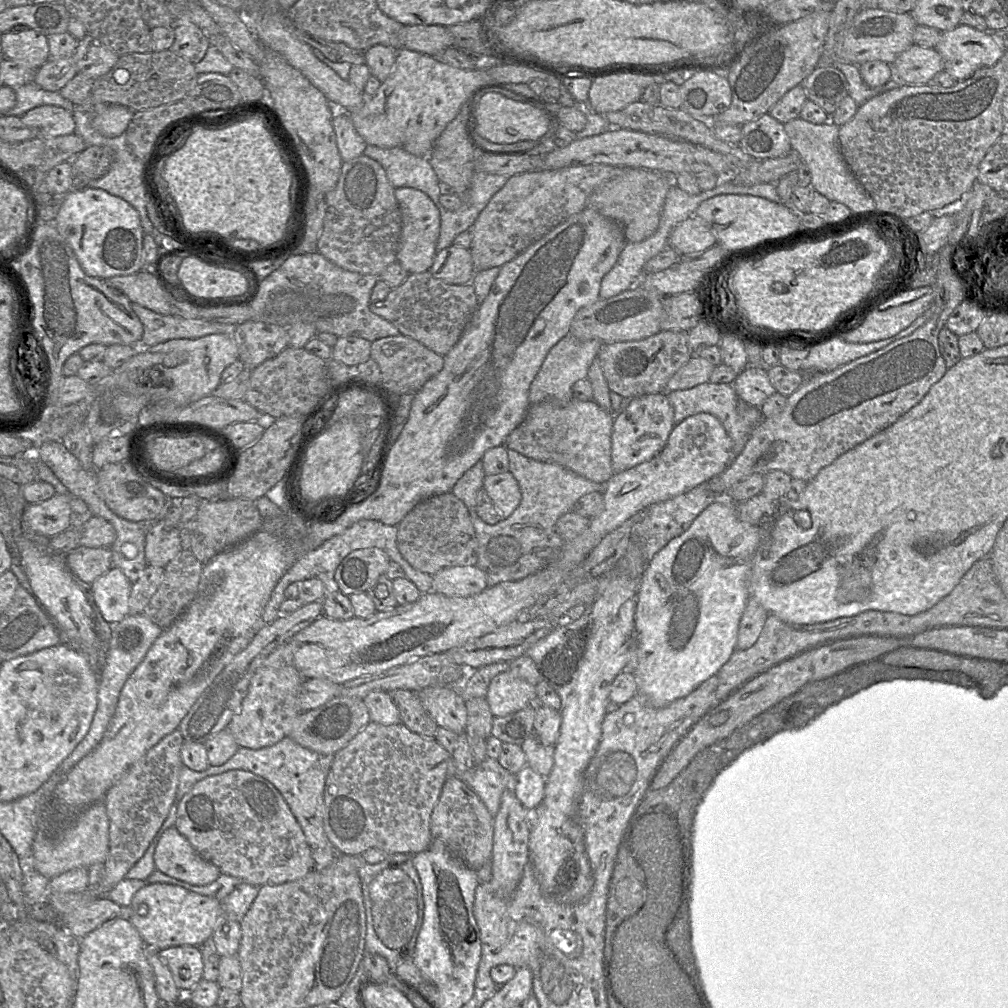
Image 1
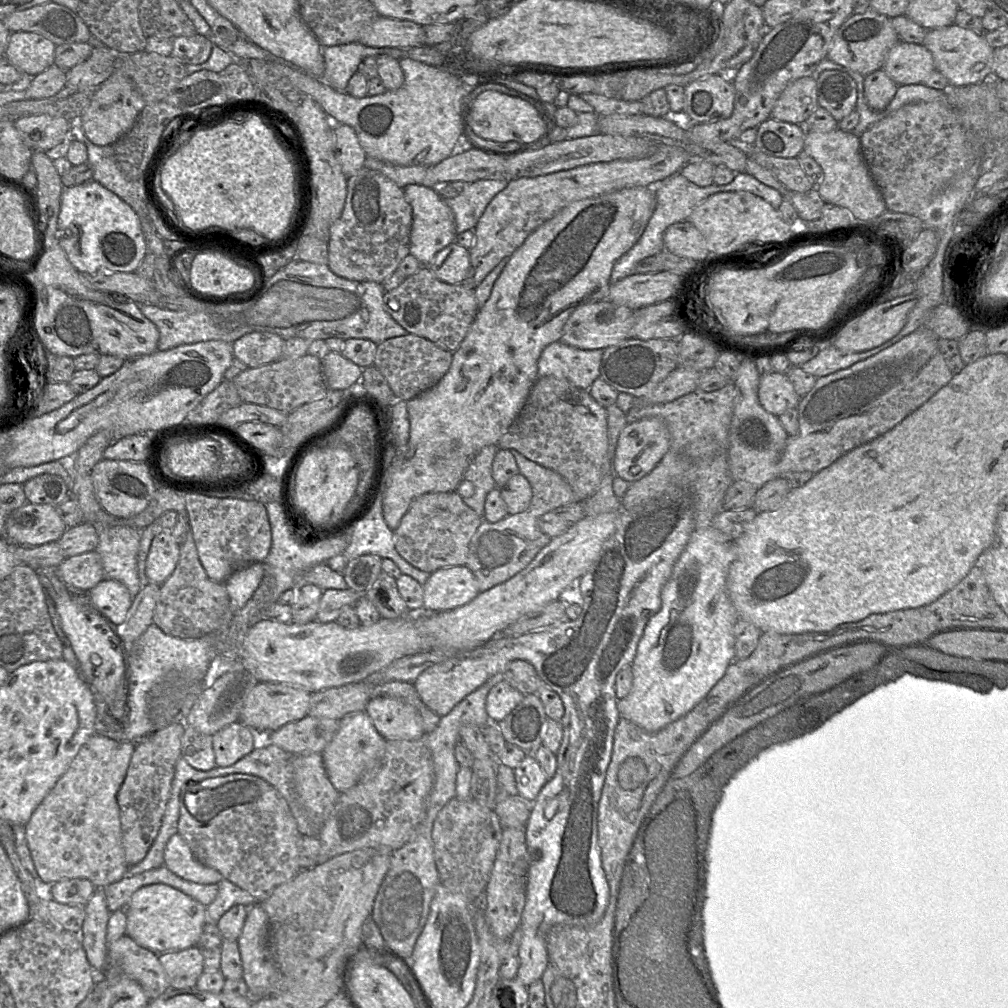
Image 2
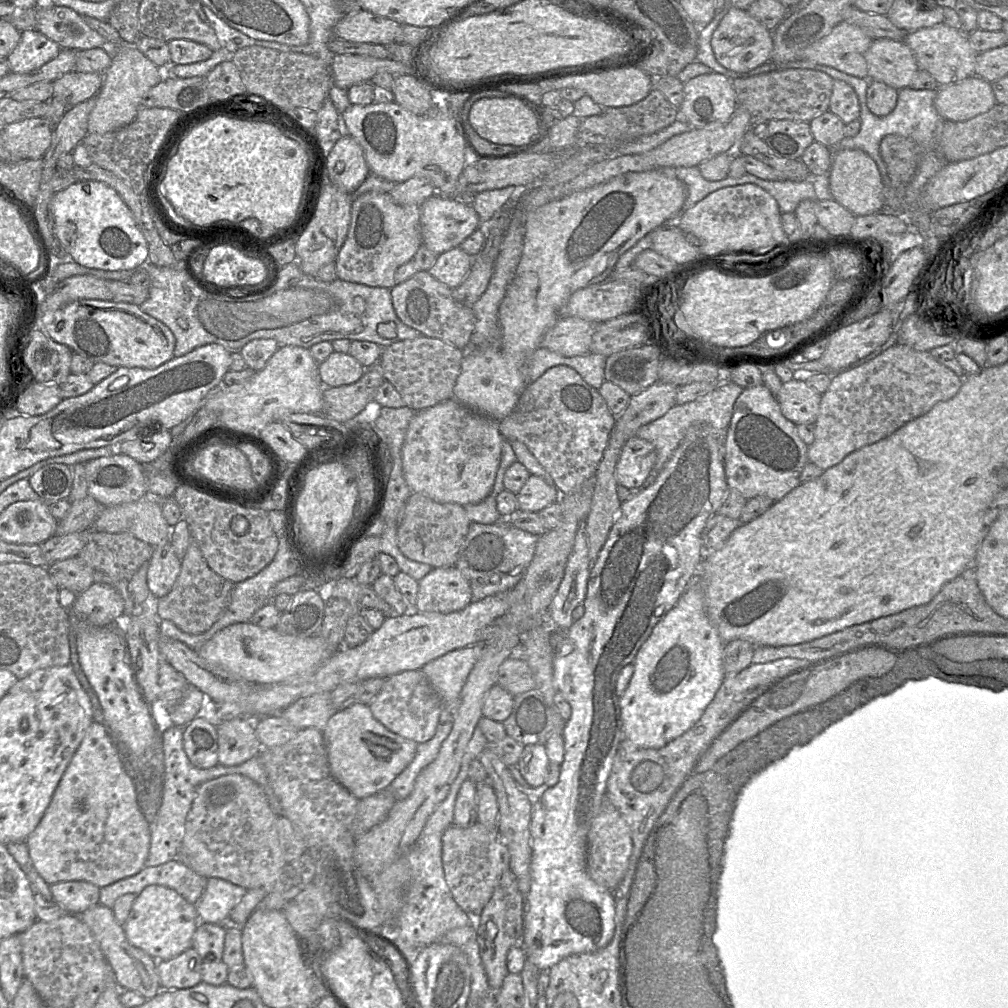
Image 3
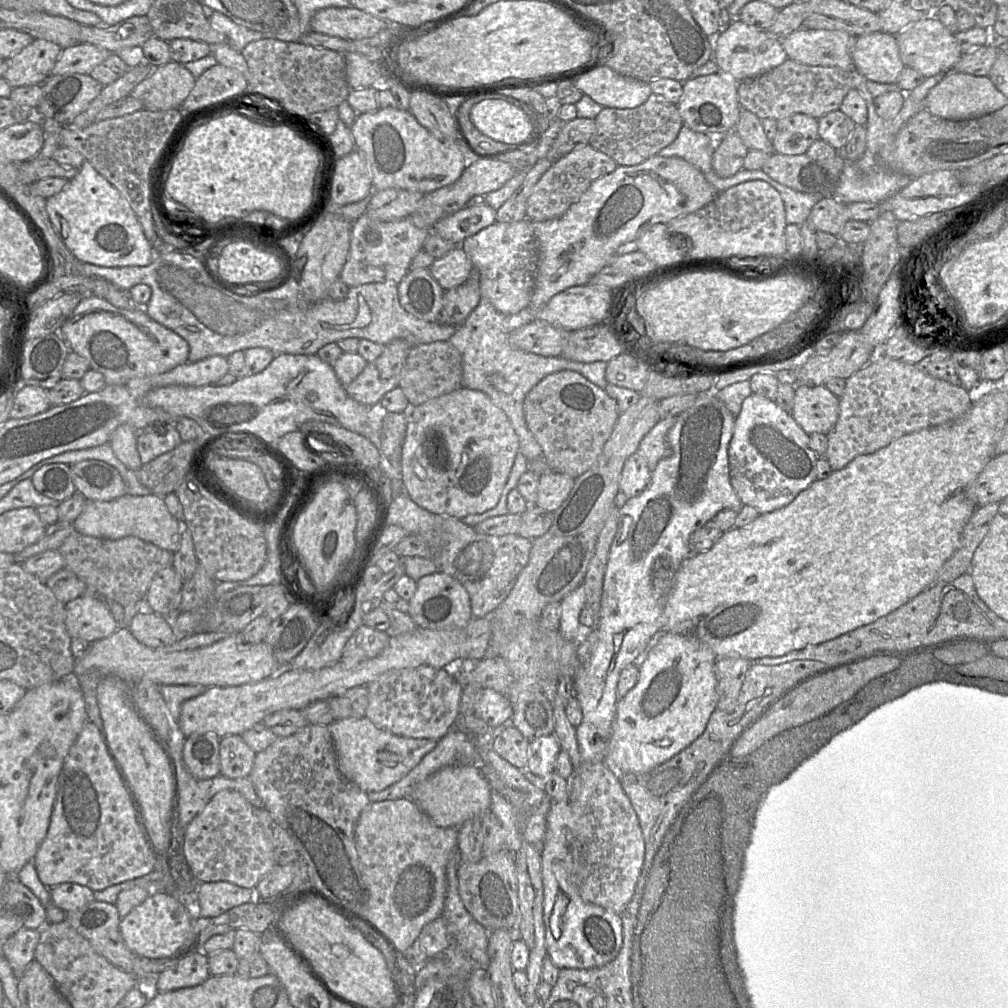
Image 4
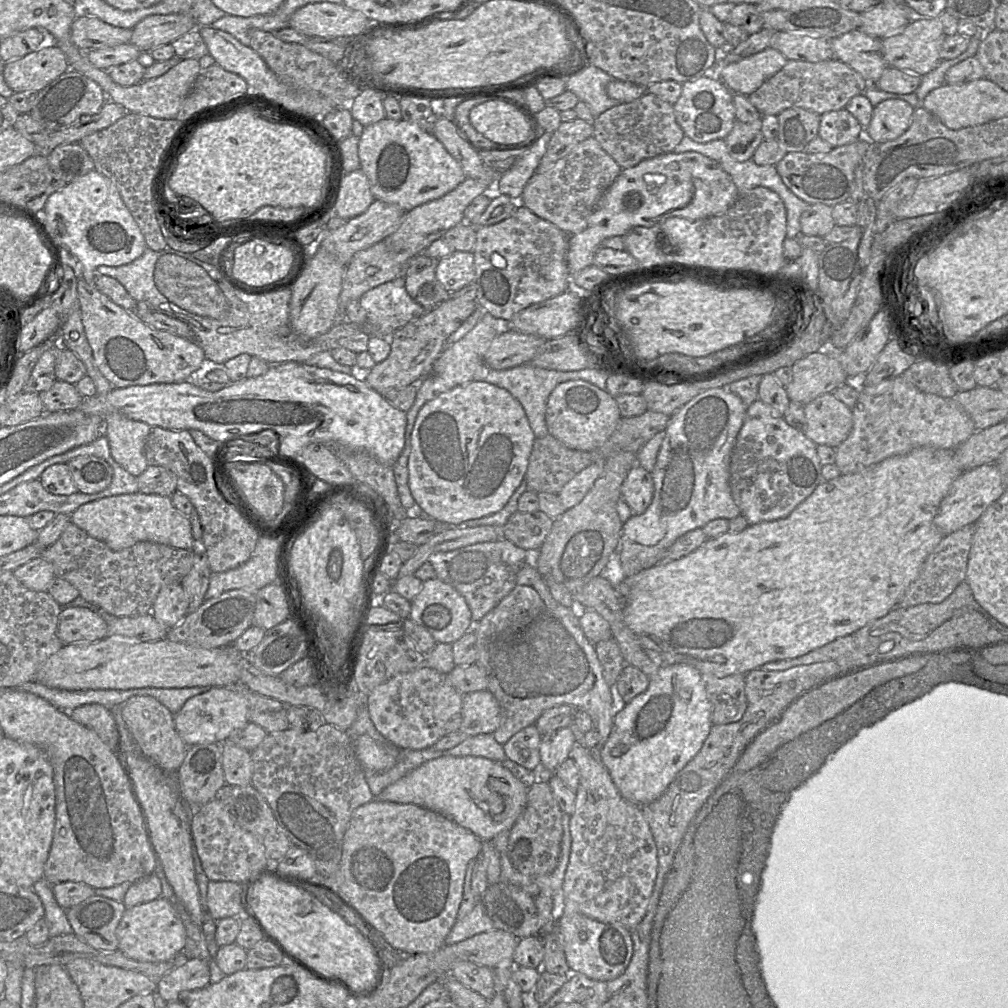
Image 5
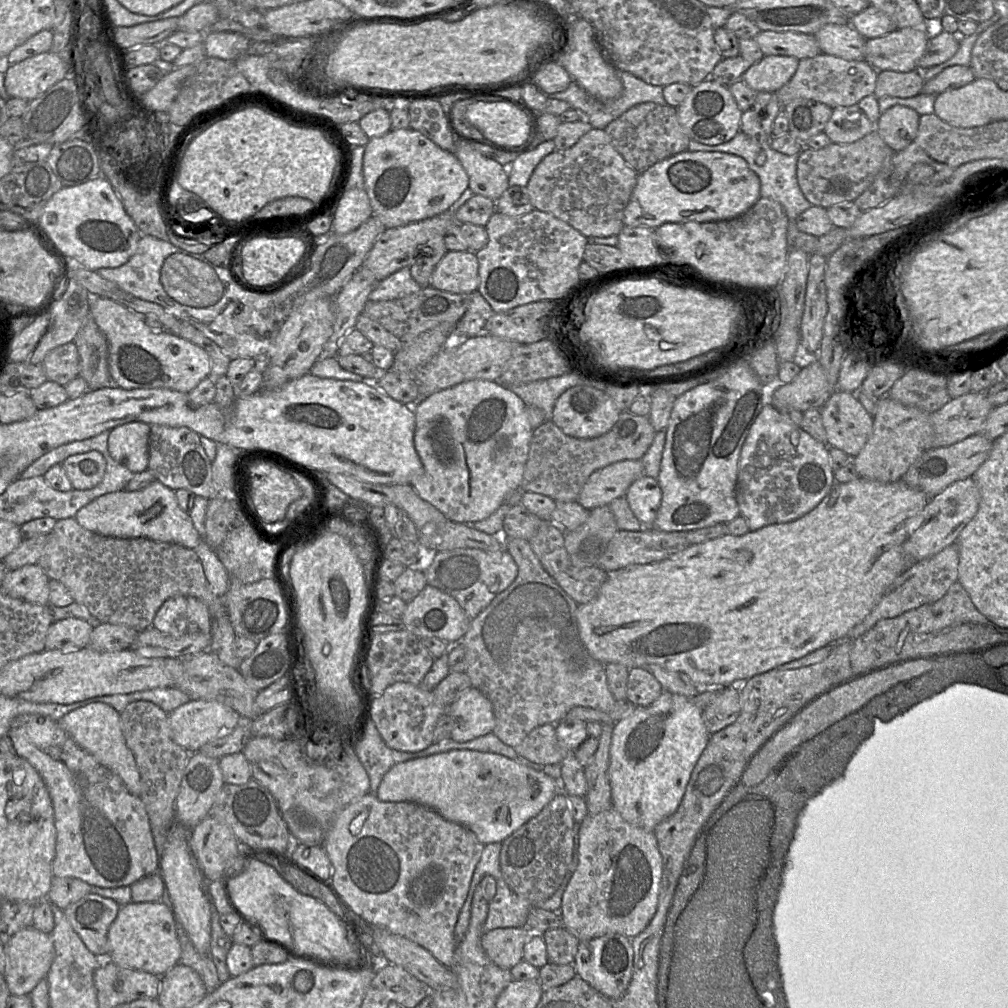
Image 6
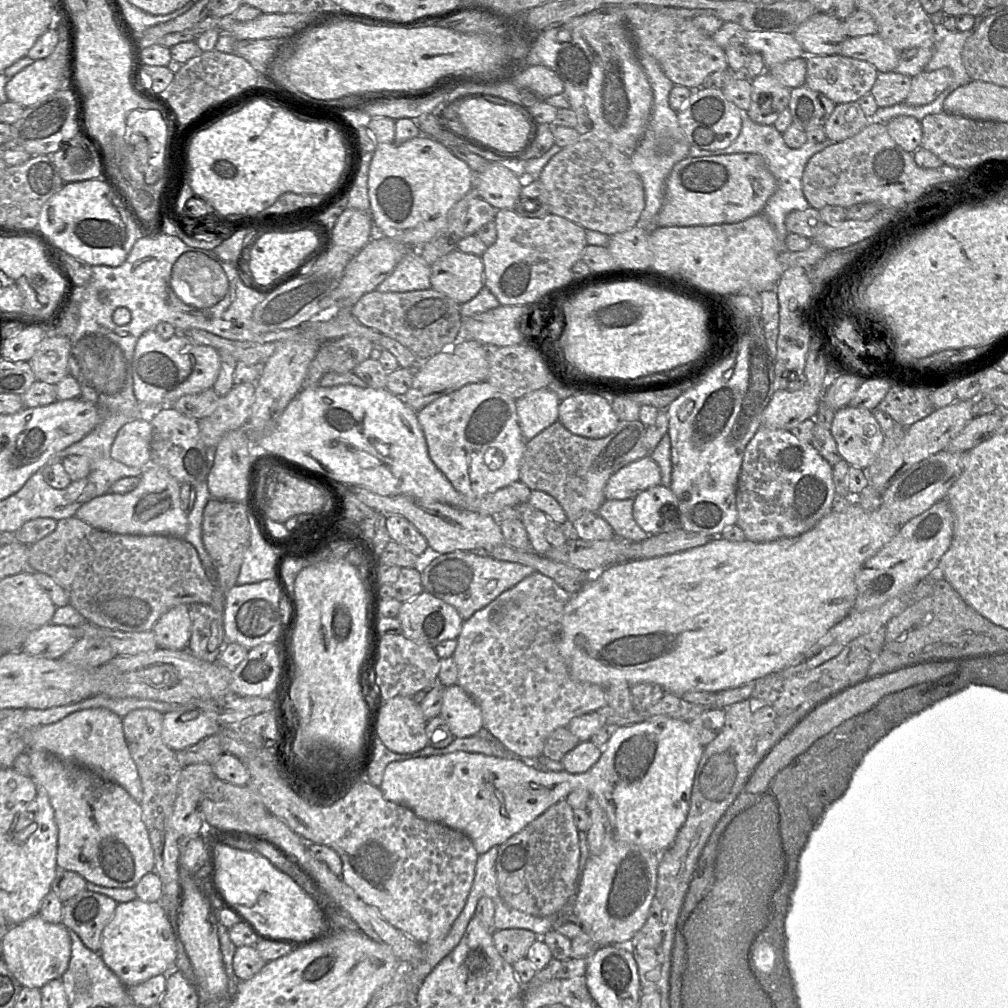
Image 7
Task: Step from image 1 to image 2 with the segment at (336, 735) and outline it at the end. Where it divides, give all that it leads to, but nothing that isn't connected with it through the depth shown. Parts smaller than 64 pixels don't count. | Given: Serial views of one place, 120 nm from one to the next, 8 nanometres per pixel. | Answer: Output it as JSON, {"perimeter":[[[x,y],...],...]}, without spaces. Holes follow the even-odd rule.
{"perimeter":[[[306,717],[269,733],[269,743],[292,755],[322,753],[338,731],[340,719]]]}

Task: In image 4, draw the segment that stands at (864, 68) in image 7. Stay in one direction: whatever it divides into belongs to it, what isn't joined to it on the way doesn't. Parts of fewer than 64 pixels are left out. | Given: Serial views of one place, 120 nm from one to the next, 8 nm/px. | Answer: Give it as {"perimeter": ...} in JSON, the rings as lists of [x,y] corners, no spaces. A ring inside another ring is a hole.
{"perimeter":[[[787,59],[768,72],[737,82],[737,97],[741,109],[751,111],[760,119],[778,120],[795,113],[819,119],[829,112],[839,110],[849,90],[857,87],[863,79],[856,70],[810,66]]]}

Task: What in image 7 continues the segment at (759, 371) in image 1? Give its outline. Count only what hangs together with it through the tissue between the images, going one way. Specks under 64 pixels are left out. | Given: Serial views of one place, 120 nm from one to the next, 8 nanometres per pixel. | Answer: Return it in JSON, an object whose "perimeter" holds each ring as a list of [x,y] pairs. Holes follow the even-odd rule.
{"perimeter":[[[850,405],[836,410],[830,432],[849,465],[866,469],[876,459],[884,432],[871,410]]]}

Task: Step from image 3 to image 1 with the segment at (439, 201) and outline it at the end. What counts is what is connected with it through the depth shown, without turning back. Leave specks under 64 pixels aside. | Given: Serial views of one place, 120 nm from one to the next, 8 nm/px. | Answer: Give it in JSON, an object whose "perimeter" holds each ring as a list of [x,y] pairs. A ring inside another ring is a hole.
{"perimeter":[[[395,188],[394,194],[402,217],[396,261],[410,274],[427,272],[432,267],[437,253],[441,221],[439,209],[427,194],[415,188]]]}

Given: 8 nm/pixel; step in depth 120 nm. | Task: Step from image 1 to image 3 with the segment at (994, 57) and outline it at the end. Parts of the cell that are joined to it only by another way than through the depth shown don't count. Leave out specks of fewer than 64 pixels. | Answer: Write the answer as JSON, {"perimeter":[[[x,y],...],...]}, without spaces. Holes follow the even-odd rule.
{"perimeter":[[[945,23],[921,28],[906,34],[903,42],[911,49],[918,69],[927,71],[939,86],[946,86],[975,75],[978,52],[972,47],[968,34]]]}

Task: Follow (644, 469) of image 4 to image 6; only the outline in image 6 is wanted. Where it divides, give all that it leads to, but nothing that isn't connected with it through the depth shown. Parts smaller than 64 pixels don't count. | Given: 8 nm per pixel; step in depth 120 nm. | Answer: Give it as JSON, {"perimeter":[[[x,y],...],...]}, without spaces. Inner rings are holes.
{"perimeter":[[[642,475],[629,486],[625,497],[636,518],[644,527],[651,527],[662,499],[657,479]]]}

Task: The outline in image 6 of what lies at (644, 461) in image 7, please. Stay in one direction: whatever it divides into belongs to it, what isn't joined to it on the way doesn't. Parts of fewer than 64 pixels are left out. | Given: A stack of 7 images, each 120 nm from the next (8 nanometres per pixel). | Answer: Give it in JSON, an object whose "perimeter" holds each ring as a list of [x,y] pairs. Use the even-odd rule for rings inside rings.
{"perimeter":[[[623,460],[612,463],[590,475],[576,502],[587,510],[608,506],[614,499],[625,496],[629,486],[642,475],[644,475],[644,467],[641,460]]]}

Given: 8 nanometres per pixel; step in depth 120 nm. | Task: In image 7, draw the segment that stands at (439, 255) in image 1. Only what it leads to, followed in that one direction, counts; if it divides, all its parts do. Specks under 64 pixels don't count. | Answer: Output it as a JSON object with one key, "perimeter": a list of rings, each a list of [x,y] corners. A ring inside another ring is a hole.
{"perimeter":[[[456,249],[431,265],[431,286],[460,305],[473,299],[484,287],[481,257]]]}

